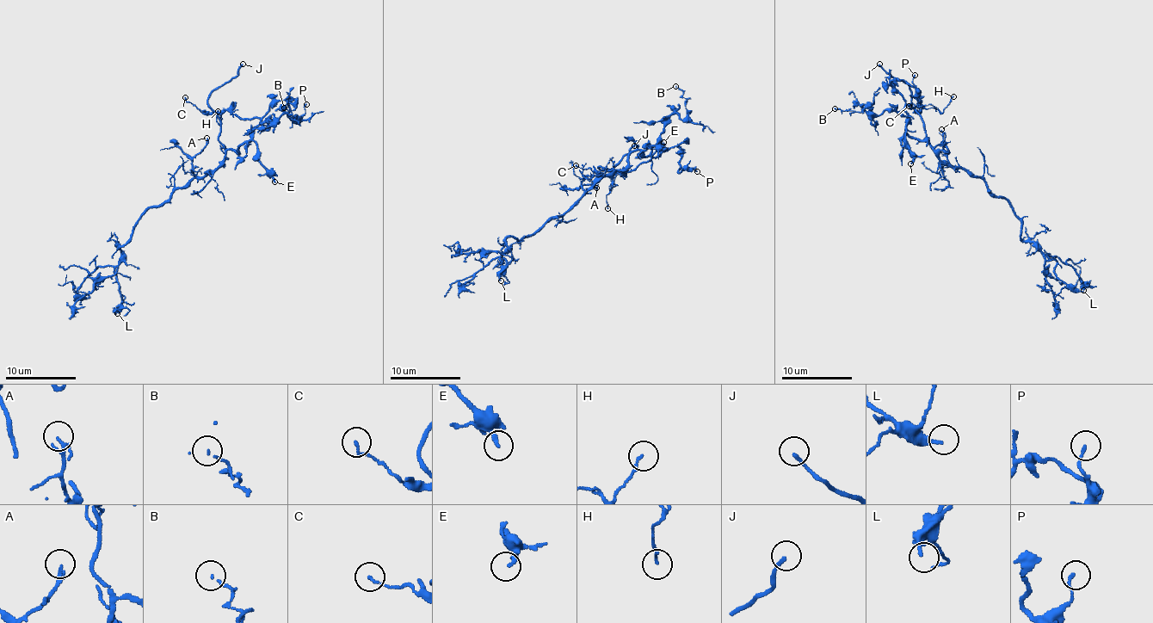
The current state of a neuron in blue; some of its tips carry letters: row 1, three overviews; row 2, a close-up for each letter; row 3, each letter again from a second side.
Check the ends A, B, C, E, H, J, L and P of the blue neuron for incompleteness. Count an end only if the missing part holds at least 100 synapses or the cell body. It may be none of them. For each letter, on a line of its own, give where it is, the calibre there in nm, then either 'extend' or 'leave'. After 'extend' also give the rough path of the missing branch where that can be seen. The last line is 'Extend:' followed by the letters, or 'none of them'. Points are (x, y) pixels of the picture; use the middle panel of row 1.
A: place (596, 188); calibre 110 nm; leave
B: place (675, 86); calibre 100 nm; leave
C: place (576, 165); calibre 130 nm; leave
E: place (663, 142); calibre 180 nm; leave
H: place (607, 208); calibre 130 nm; leave
J: place (634, 145); calibre 180 nm; extend; course (634, 145), (654, 135), (668, 132), (674, 126), (666, 107), (668, 110), (691, 108)
L: place (501, 280); calibre 200 nm; leave
P: place (697, 171); calibre 140 nm; leave
Extend: J

